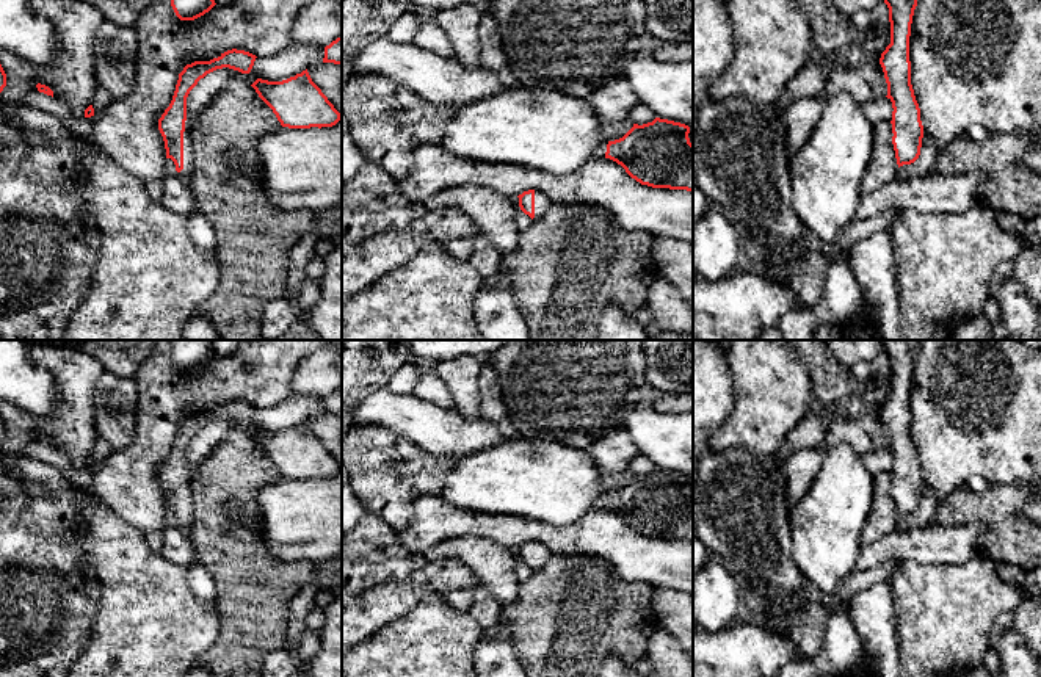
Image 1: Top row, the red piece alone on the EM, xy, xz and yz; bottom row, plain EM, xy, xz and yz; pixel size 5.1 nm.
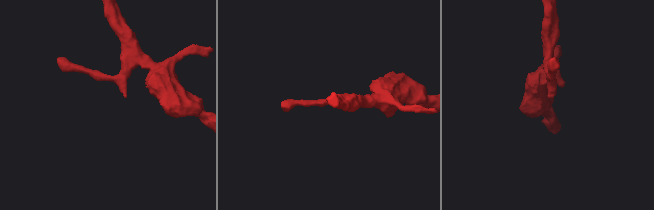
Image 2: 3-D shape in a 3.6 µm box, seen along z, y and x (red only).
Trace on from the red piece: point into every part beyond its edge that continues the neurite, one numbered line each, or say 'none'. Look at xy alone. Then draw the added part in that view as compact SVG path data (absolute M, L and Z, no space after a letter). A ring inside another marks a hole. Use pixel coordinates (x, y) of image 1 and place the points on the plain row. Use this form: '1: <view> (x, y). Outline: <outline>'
1: xy (184, 527). Outline: M185 472L185 483L183 483L183 520L176 525L176 528L187 538L191 539L191 522L194 517L194 506L191 501L191 481Z

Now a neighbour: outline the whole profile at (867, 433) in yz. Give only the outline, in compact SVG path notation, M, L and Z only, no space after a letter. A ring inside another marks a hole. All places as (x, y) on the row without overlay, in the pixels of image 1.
M817 401L809 412L817 412L825 428L822 450L837 445L850 445L856 453L864 454L887 447L887 434L881 415L867 414L858 420L845 420L839 415L828 417L818 411Z

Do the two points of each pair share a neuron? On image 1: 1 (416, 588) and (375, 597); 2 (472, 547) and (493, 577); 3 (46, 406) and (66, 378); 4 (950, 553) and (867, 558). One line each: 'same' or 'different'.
1: same
2: same
3: different
4: same

